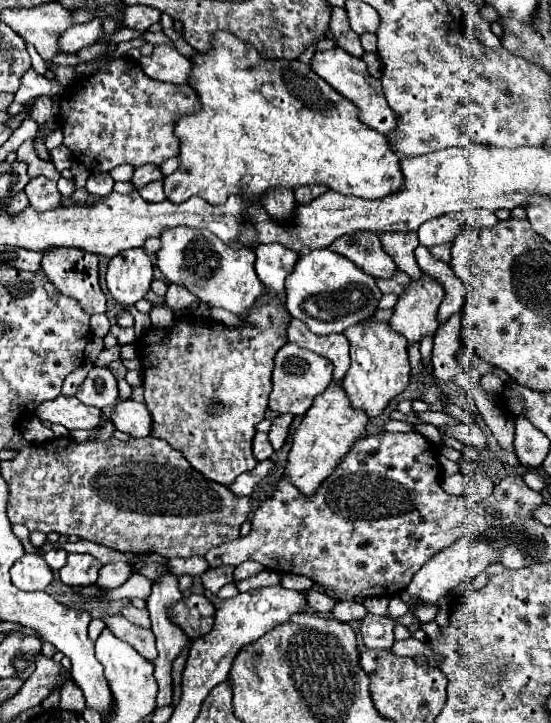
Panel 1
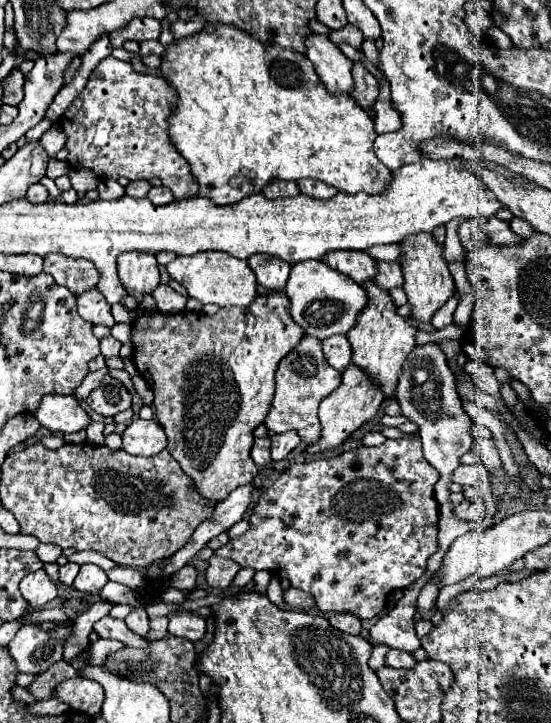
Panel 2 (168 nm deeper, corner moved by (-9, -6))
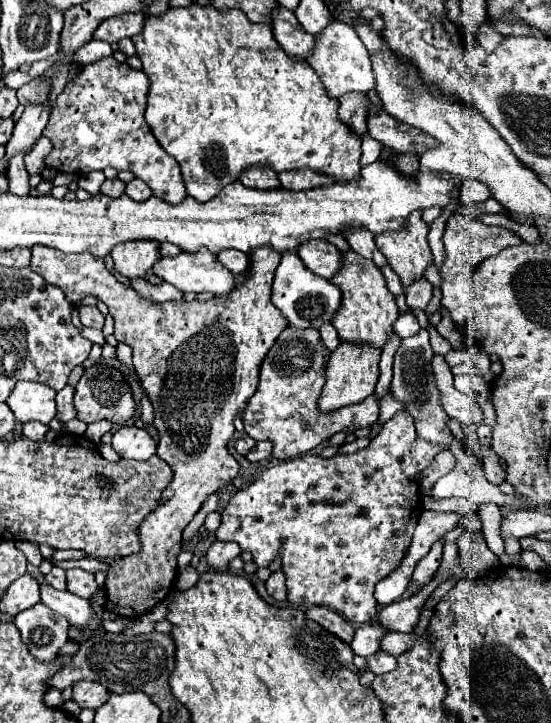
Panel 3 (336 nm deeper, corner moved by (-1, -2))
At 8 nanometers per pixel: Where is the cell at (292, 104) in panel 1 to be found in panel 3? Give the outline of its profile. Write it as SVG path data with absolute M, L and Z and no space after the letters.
M193 3L191 7L185 7L185 9L169 9L161 17L151 17L149 15L143 31L133 37L133 43L135 43L135 49L137 49L139 59L143 61L143 73L147 73L147 77L151 79L145 121L149 123L151 131L157 137L157 141L161 143L161 147L171 157L175 157L177 163L181 165L181 173L183 173L183 179L185 179L187 195L195 197L201 203L203 201L209 201L219 191L223 191L223 187L227 187L229 183L239 181L241 173L245 169L253 167L253 165L265 165L265 167L271 167L277 173L307 167L307 169L311 169L315 173L329 175L335 183L349 183L349 181L359 179L359 175L361 175L361 137L355 135L355 131L339 119L339 99L329 97L327 89L319 81L319 75L315 71L311 71L311 65L309 63L299 63L297 59L291 59L279 47L279 43L273 37L271 27L267 27L263 23L251 23L239 9L223 9L223 11L217 11L211 5L199 7L199 5Z

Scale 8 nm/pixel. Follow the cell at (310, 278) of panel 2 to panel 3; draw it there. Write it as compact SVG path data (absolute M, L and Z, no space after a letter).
M283 255L275 271L271 301L285 315L291 327L319 329L323 323L329 323L335 317L341 305L341 289L335 287L329 279L323 279L321 275L309 271L297 255Z

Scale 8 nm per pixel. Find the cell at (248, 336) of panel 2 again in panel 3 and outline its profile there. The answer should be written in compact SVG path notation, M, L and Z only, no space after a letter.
M33 247L31 251L33 251L31 269L37 271L47 283L57 285L73 305L77 305L87 295L95 295L99 301L103 301L109 307L109 313L115 319L115 337L119 343L125 343L133 349L133 365L155 407L153 423L159 431L157 455L163 461L167 461L167 465L175 473L173 481L163 491L159 509L151 513L147 521L143 521L143 525L139 527L141 551L137 555L117 559L111 565L111 571L105 581L105 591L107 591L105 609L115 615L135 619L151 611L171 593L171 587L175 585L177 555L181 551L183 529L201 509L207 495L223 489L239 473L239 463L227 447L235 433L233 421L245 411L247 401L255 395L259 385L261 363L267 351L273 347L275 339L287 327L287 319L283 319L283 313L275 309L271 303L273 275L281 261L281 255L275 255L271 247L259 247L259 251L251 255L251 271L247 273L247 281L243 285L237 285L235 291L227 297L211 299L205 303L201 301L187 303L183 299L169 303L153 303L149 299L139 297L135 289L119 283L115 275L105 269L103 261L95 259L93 255L87 253L63 255L61 251L51 251L51 247Z

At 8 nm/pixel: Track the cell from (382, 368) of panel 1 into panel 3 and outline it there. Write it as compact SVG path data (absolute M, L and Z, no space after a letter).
M353 251L343 253L343 269L335 273L331 283L335 283L343 291L343 303L335 315L333 327L339 333L339 339L345 343L355 343L355 345L371 345L375 349L383 349L393 331L393 323L399 317L399 309L395 305L395 297L385 285L383 273L379 267L361 255L355 255Z

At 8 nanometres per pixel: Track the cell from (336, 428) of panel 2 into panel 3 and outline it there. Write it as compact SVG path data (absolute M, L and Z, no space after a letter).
M341 343L327 361L327 383L317 401L319 411L331 413L341 407L361 403L365 397L373 395L379 379L379 355L381 351L375 351L375 347L351 347L349 343Z

